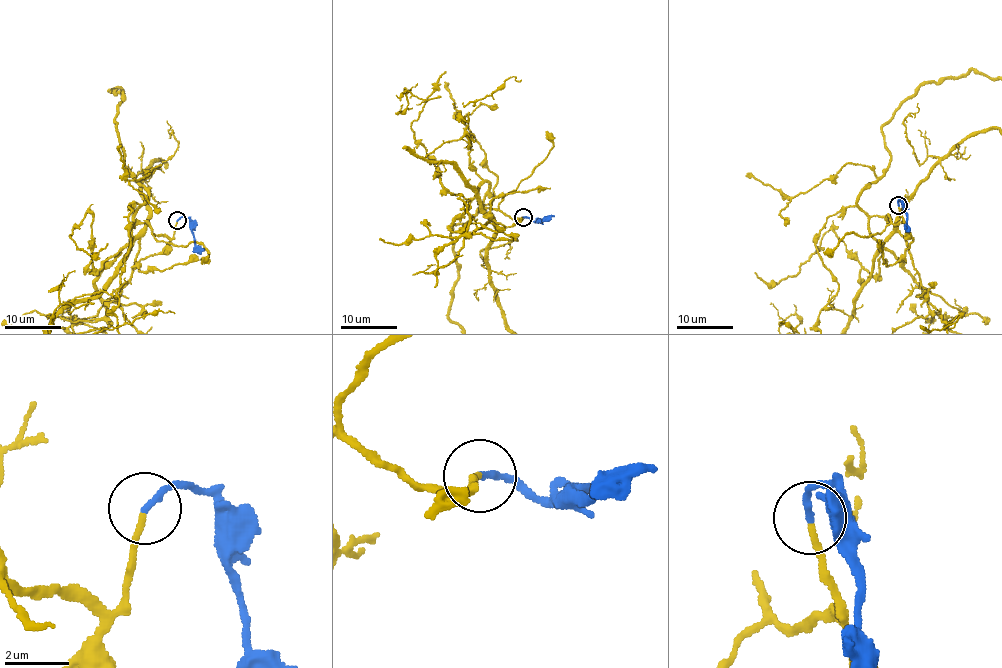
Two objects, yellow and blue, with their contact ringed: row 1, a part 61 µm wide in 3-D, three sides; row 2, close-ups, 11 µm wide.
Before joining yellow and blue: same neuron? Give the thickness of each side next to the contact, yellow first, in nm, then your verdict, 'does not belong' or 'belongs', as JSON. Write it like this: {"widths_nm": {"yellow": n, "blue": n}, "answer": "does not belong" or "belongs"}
{"widths_nm": {"yellow": 180, "blue": 200}, "answer": "belongs"}

